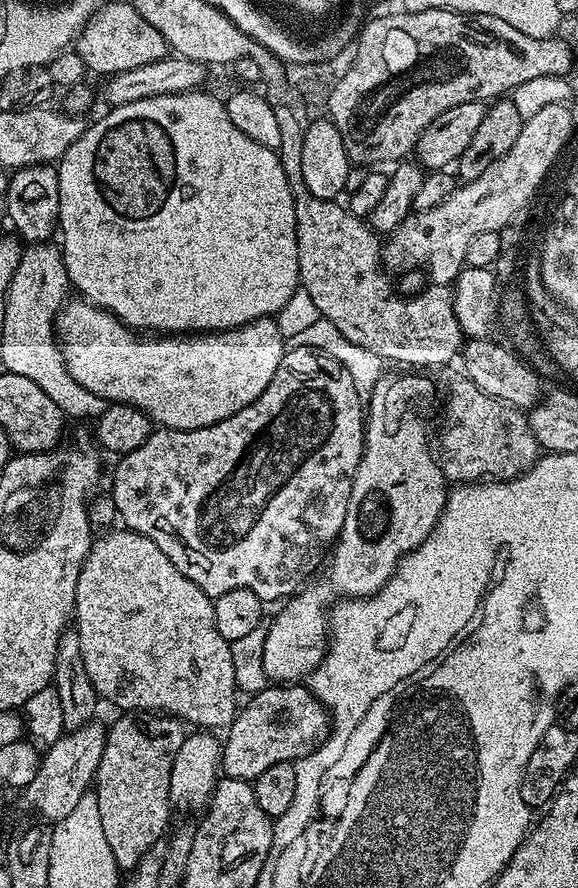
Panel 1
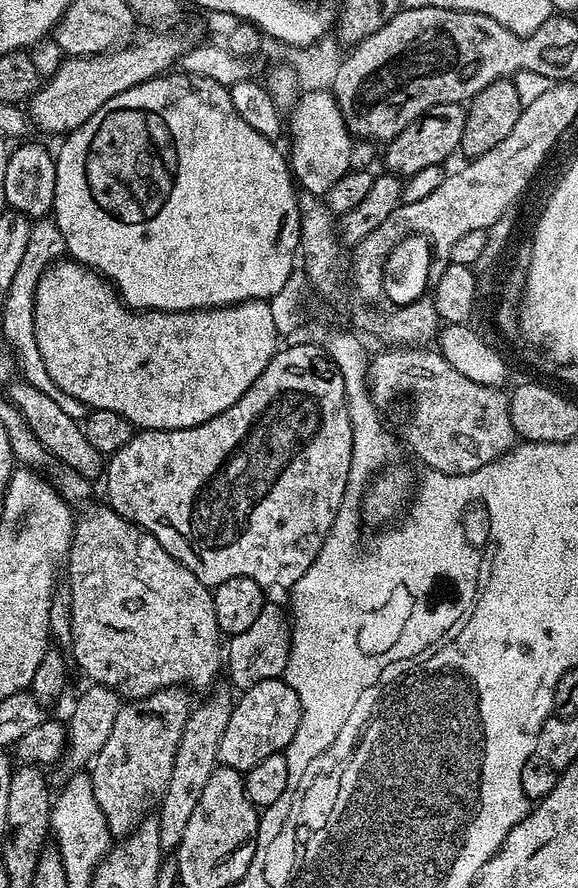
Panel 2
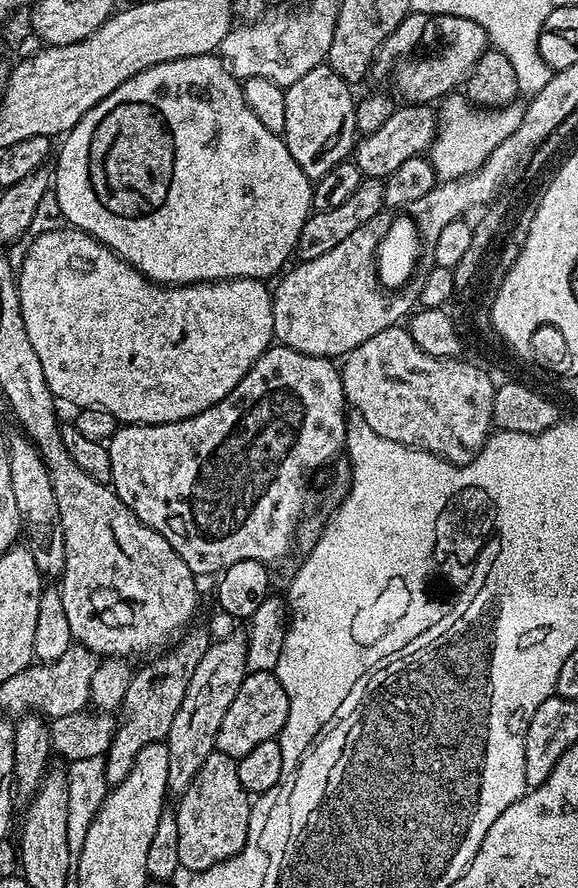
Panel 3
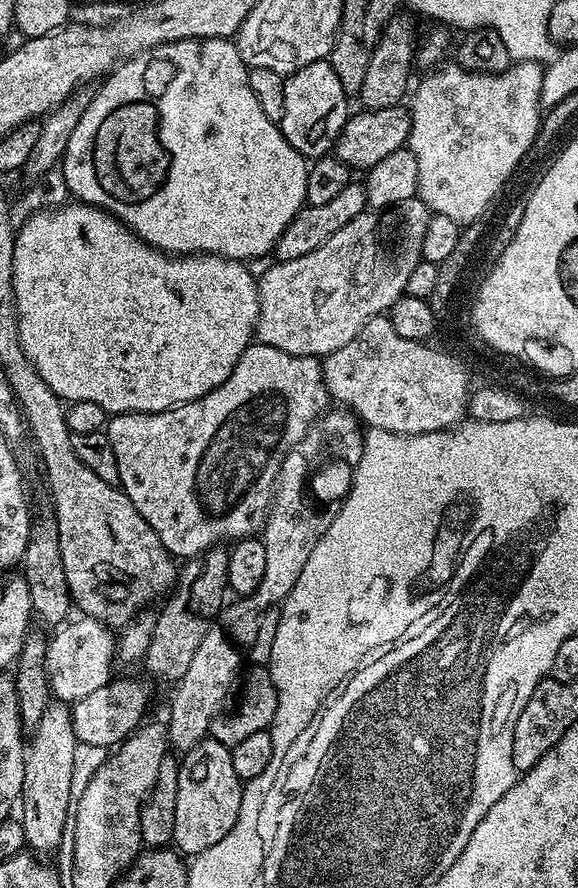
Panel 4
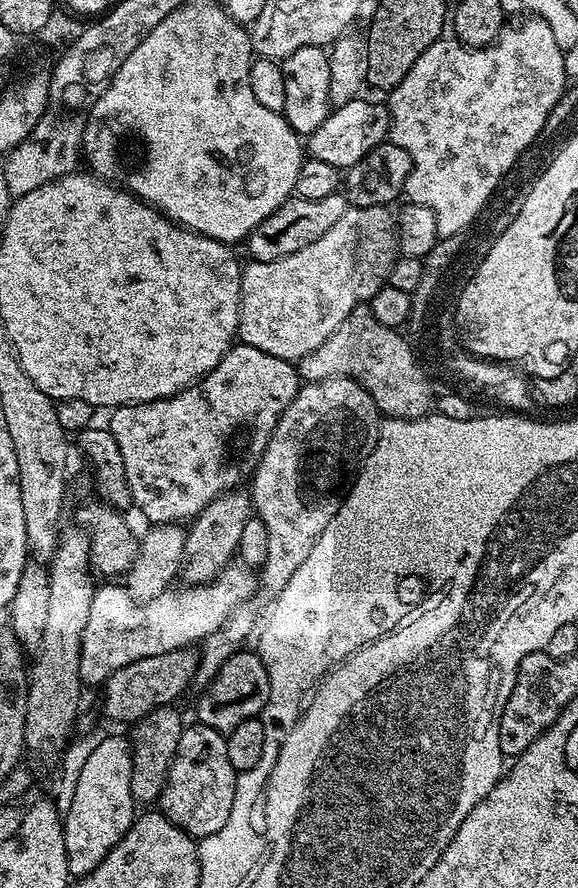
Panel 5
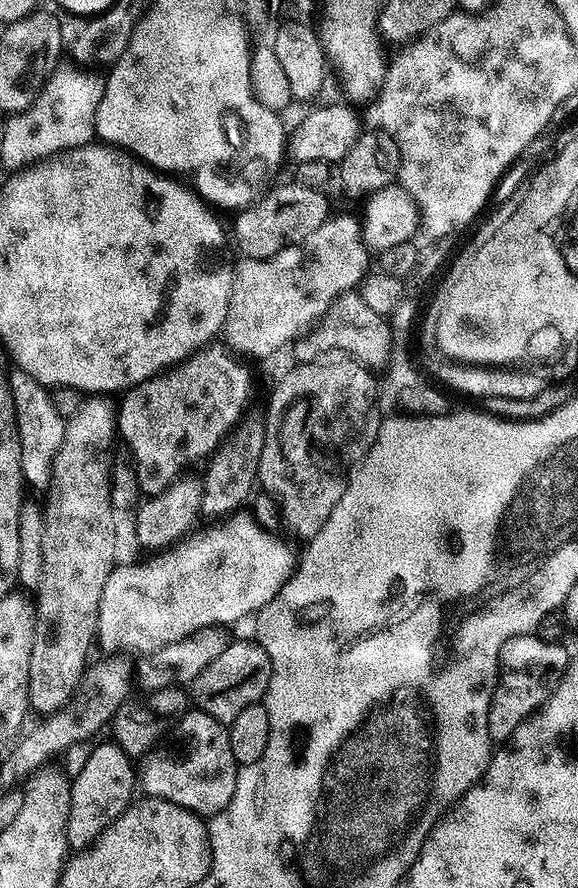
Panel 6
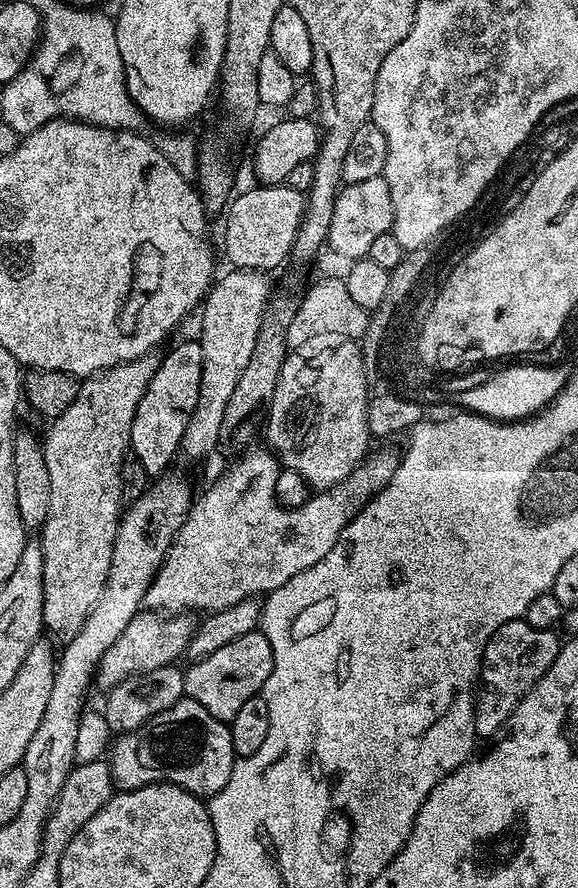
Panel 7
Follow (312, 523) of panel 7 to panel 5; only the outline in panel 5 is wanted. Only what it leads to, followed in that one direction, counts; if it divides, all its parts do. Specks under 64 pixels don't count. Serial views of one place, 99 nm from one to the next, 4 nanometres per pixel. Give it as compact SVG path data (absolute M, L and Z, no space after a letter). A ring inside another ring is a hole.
M240 562L229 564L208 584L172 586L158 594L158 598L143 602L133 598L127 587L119 588L116 582L105 584L108 585L96 589L94 602L90 604L90 619L82 636L80 679L85 685L103 685L130 662L199 645L230 618L233 610L249 603L258 592L257 573Z

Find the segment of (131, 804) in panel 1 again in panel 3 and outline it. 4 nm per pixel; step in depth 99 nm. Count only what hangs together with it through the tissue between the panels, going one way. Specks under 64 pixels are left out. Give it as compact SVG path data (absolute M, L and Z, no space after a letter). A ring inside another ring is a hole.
M189 627L171 647L161 651L157 655L161 656L153 664L148 664L145 668L137 667L133 671L122 705L124 720L122 716L104 756L104 770L109 785L115 786L123 782L143 748L159 744L167 737L170 725L174 723L174 714L178 714L178 706L182 706L182 698L186 698L186 686L190 686L194 666L202 662L202 654L206 654L210 643L207 630L196 627Z

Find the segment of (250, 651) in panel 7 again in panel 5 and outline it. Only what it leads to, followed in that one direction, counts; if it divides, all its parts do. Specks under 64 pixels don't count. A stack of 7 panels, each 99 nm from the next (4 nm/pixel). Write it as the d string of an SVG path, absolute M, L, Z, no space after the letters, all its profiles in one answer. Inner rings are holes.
M241 650L231 656L222 670L201 691L204 693L196 704L195 717L199 723L227 734L234 730L234 726L257 719L263 713L270 698L270 678L260 655L255 651L248 651Z

